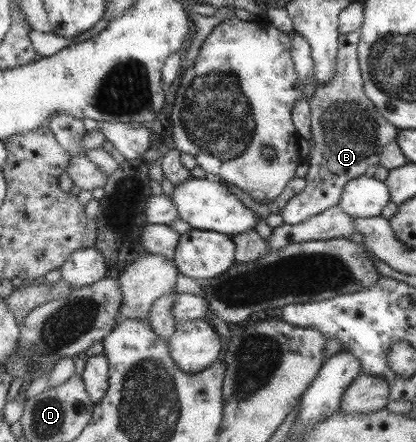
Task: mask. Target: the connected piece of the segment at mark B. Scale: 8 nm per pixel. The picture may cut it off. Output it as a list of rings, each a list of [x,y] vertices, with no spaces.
[[[360,30],[341,35],[334,78],[324,86],[316,84],[314,94],[309,98],[314,138],[307,159],[308,185],[304,192],[295,196],[281,212],[286,224],[297,225],[306,222],[330,207],[339,205],[346,184],[368,174],[370,167],[380,165],[382,151],[400,134],[399,128],[382,116],[365,92],[358,52],[360,38]]]

